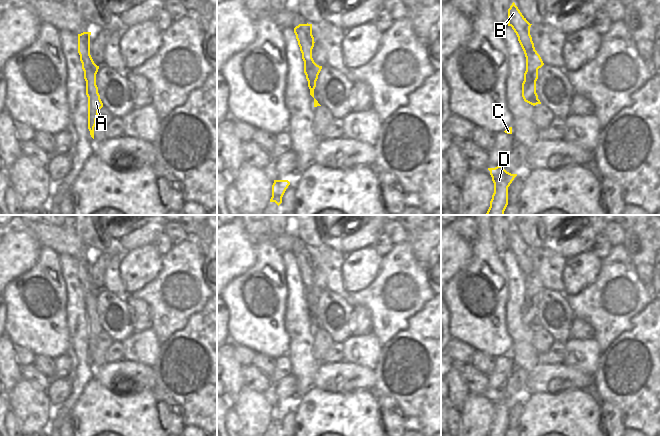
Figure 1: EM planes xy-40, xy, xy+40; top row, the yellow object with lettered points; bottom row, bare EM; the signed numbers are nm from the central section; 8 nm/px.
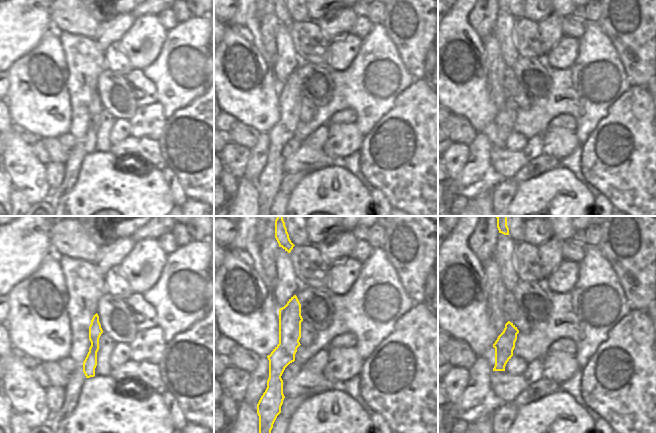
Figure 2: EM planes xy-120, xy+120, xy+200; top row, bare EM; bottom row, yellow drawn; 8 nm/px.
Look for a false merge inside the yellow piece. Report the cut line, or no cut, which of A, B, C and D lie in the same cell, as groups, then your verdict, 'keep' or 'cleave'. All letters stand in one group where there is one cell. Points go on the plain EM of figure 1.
cut xy+40 (535, 274), (532, 277), (525, 278); groups A B / C D; cleave

